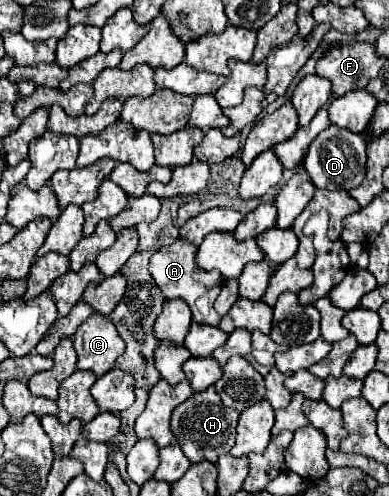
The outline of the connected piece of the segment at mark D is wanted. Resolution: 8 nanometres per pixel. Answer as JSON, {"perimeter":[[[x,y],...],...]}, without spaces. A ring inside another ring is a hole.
{"perimeter":[[[330,125],[326,131],[322,131],[310,143],[302,165],[304,165],[312,183],[318,189],[330,189],[330,187],[336,189],[338,187],[338,189],[350,191],[364,181],[364,175],[366,175],[366,147],[368,147],[368,141],[362,135],[352,133],[348,129],[340,129],[336,125]]]}

